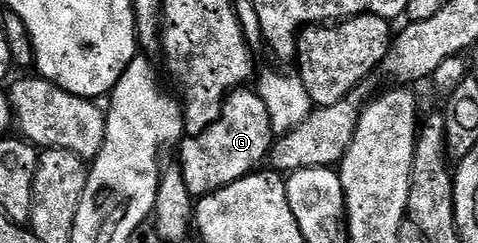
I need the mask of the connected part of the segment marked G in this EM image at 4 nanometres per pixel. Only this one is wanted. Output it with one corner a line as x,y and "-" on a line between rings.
250,88
234,90
226,97
216,124
212,124
203,134
183,137
180,143
180,165
188,192
195,196
211,194
246,174
255,173
267,161
275,141
272,120
261,96

